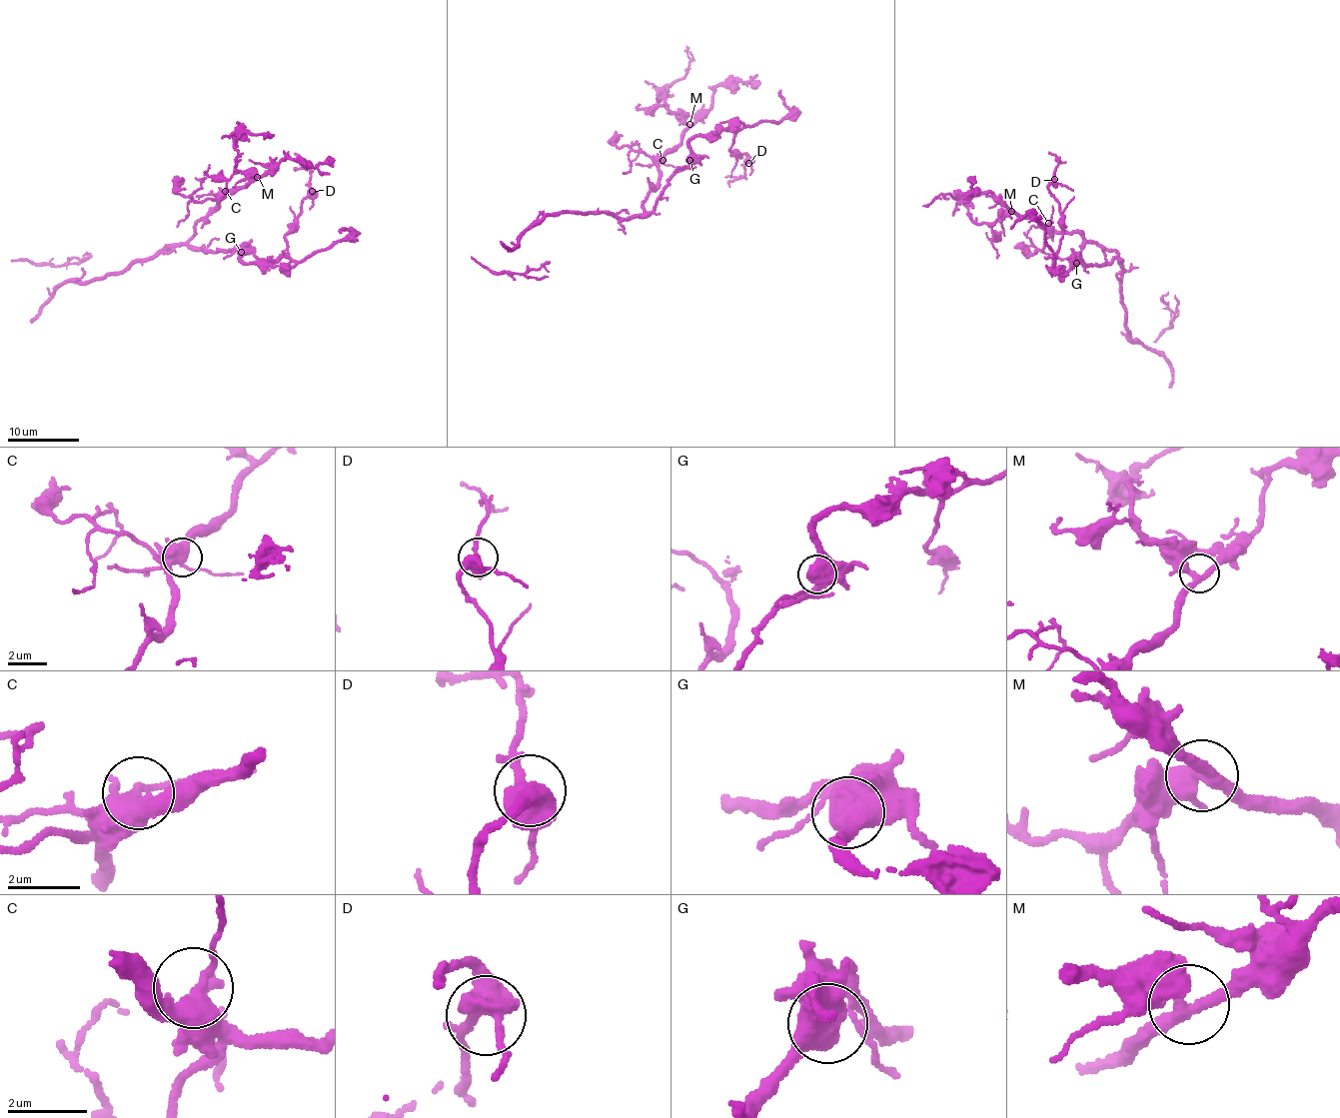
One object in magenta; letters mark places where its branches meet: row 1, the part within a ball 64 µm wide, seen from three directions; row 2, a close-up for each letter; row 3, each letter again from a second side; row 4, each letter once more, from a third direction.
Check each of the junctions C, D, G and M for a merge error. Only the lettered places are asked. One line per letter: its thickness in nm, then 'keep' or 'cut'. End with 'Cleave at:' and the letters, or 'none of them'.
C: 400 nm thick; keep
D: 480 nm thick; keep
G: 800 nm thick; keep
M: 320 nm thick; keep
Cleave at: none of them

